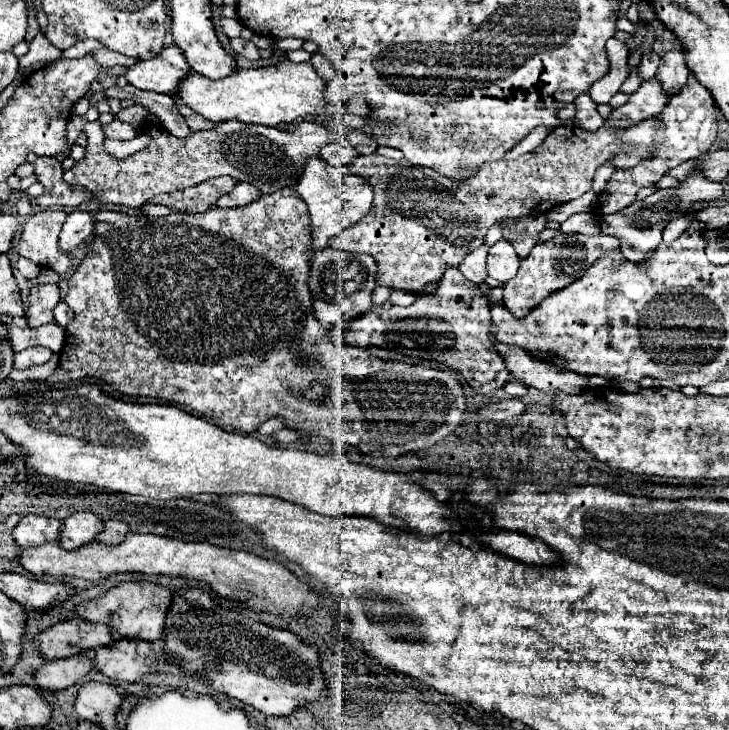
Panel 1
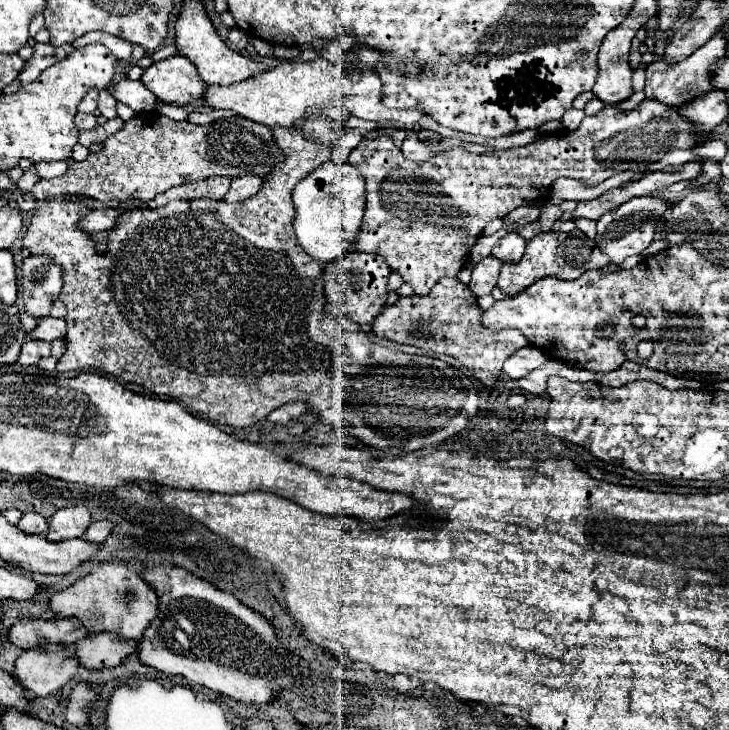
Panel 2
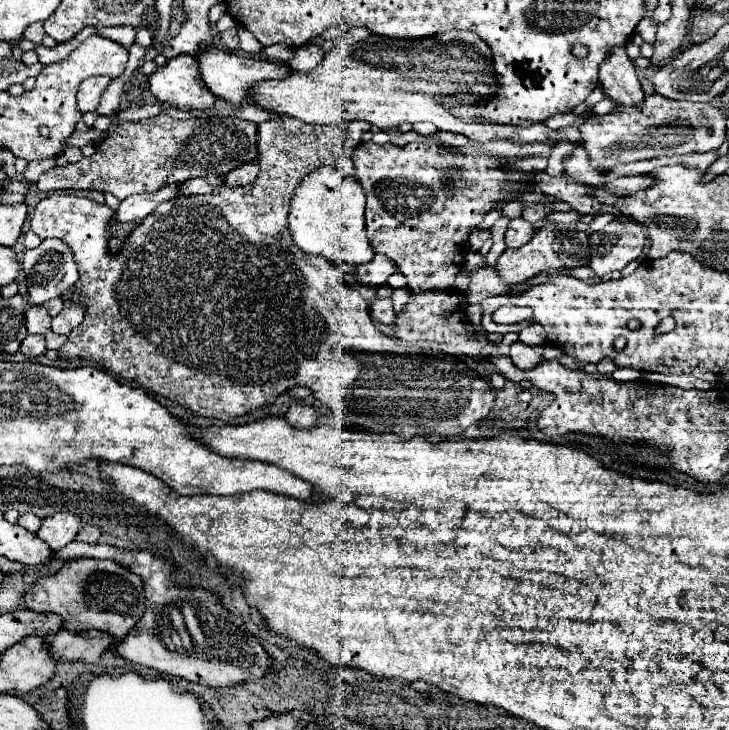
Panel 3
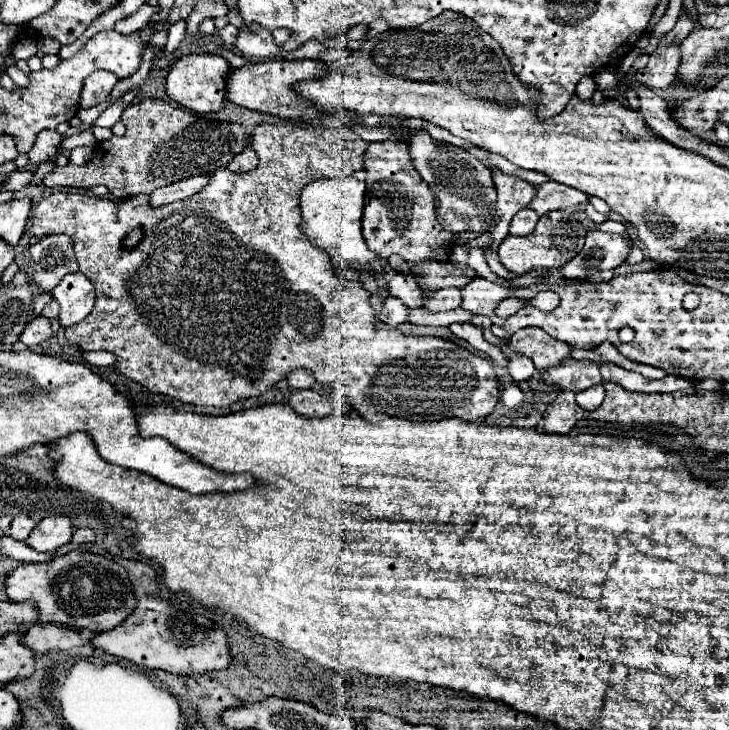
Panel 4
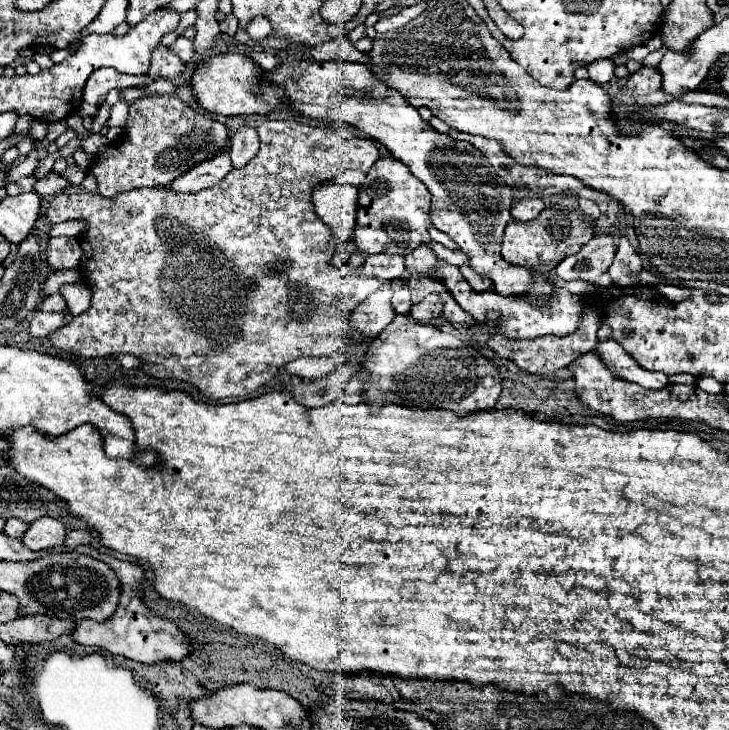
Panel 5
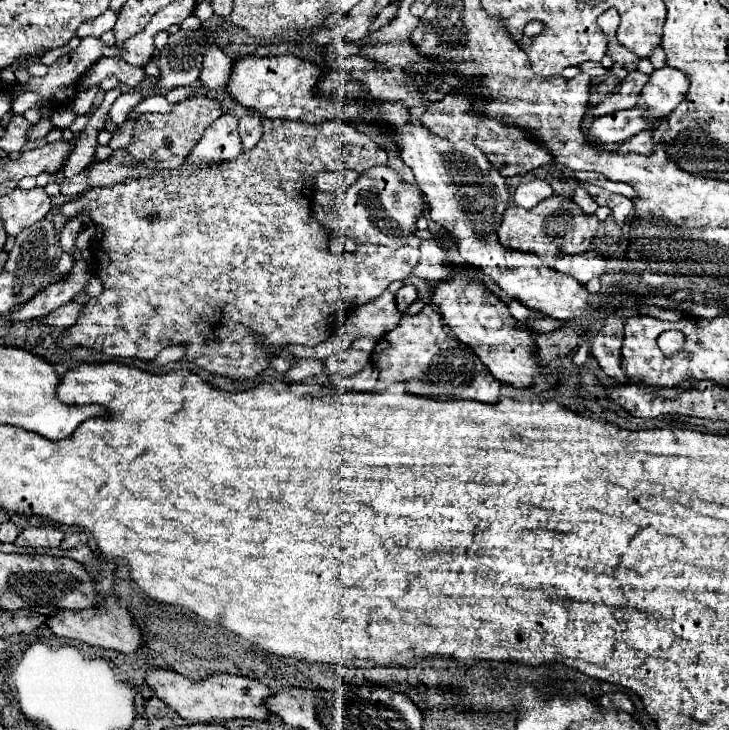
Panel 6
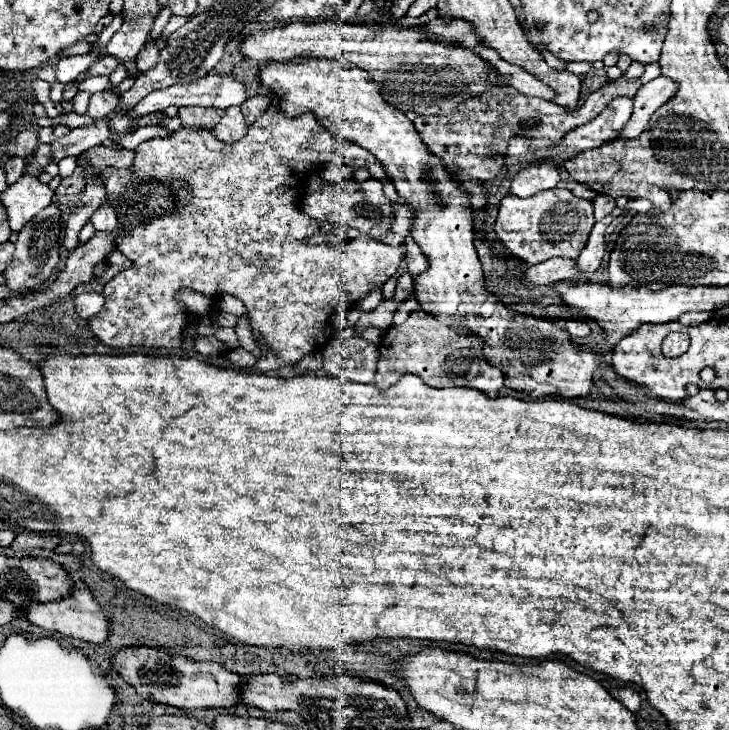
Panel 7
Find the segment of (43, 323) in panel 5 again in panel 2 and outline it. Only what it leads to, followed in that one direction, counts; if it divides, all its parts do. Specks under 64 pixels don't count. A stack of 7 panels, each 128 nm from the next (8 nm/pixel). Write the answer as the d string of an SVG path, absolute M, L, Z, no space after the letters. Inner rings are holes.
M26 340L18 358L18 364L22 366L36 366L40 358L50 356L50 344L40 340Z

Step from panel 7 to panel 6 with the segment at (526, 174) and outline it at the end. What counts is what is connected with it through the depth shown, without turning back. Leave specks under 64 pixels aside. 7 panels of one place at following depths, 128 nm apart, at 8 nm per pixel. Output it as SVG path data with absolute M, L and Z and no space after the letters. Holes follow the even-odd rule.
M534 178L532 182L528 184L522 184L514 190L514 204L520 206L520 208L534 208L538 202L546 200L548 196L552 196L552 188L548 184L548 180L540 180L540 178Z

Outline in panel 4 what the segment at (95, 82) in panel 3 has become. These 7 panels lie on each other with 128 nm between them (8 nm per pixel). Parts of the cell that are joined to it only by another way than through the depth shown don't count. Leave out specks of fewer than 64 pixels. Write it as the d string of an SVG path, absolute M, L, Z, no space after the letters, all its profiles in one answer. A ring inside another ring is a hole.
M94 72L92 76L88 76L80 94L80 108L92 108L96 104L102 104L118 80L120 78L112 72Z

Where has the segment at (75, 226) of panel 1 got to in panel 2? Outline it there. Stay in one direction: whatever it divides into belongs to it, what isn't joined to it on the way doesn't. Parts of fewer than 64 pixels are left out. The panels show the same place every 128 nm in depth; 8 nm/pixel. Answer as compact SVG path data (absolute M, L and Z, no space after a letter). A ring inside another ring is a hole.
M106 208L106 210L90 210L82 220L78 220L78 228L86 234L98 234L102 230L110 230L112 228L112 222L116 220L116 214L124 214L128 212L126 208L120 208L120 210L114 210L114 208Z

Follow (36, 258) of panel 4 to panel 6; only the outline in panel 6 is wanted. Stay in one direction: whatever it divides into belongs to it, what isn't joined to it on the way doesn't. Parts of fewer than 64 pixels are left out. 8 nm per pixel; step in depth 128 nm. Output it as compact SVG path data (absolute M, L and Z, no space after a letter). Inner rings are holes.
M80 216L80 222L76 220L70 220L64 228L62 228L62 234L60 234L60 248L64 252L70 252L74 256L74 260L80 260L82 258L82 252L76 248L76 236L78 232L82 230L82 224L88 222L88 216Z

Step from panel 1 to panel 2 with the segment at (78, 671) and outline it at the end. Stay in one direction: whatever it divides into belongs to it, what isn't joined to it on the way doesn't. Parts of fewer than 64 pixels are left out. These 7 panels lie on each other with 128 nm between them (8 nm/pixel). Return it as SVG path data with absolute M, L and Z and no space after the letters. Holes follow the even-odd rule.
M54 646L52 648L38 648L38 650L24 650L22 656L16 660L16 678L20 680L20 684L32 694L32 696L48 696L54 694L56 690L60 690L62 686L66 686L78 670L78 658L76 658L76 648L60 648Z

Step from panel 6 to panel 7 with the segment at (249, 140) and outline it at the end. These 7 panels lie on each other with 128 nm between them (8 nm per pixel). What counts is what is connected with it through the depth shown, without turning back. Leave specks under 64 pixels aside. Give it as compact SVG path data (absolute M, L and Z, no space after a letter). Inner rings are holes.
M260 94L260 96L254 96L254 98L248 98L244 104L242 104L242 114L244 114L244 120L248 124L248 128L264 114L264 110L268 108L270 100L266 94Z

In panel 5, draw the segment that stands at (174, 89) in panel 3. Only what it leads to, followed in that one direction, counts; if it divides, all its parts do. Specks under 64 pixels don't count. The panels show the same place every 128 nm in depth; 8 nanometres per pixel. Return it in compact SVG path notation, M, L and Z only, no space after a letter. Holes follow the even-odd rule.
M218 54L204 58L204 62L194 70L190 86L196 102L212 114L270 114L274 110L280 110L276 108L276 98L280 96L276 96L276 88L260 84L262 74L264 72L242 54Z

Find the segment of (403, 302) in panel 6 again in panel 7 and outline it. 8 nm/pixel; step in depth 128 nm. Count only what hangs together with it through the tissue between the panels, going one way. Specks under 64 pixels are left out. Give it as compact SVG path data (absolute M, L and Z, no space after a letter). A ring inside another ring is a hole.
M404 272L400 278L398 278L398 286L396 286L396 292L394 292L394 300L400 304L404 300L408 300L408 296L414 294L414 278Z

